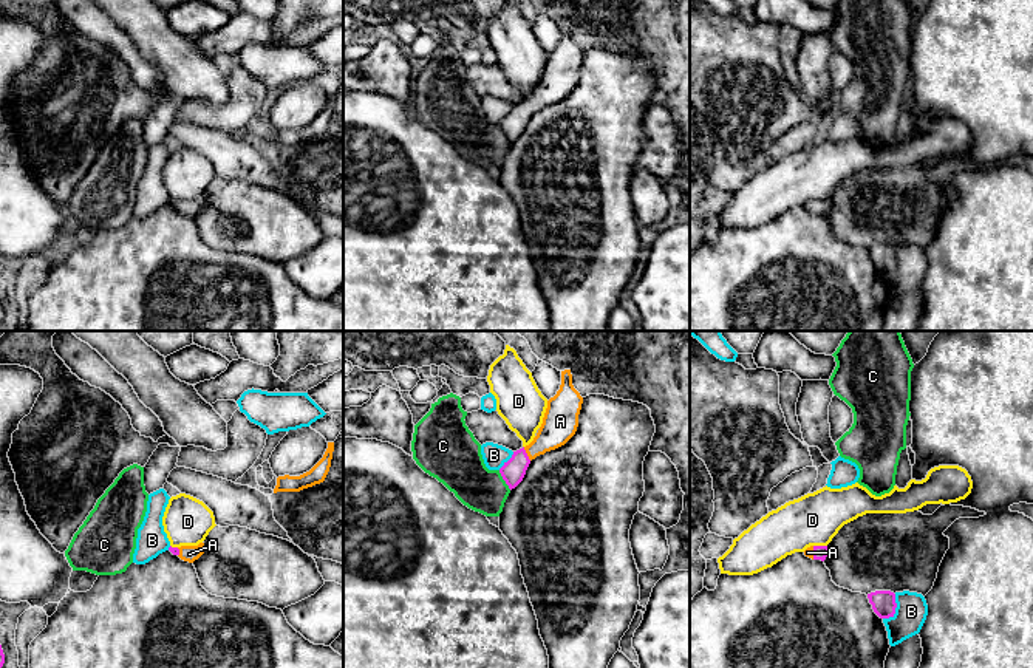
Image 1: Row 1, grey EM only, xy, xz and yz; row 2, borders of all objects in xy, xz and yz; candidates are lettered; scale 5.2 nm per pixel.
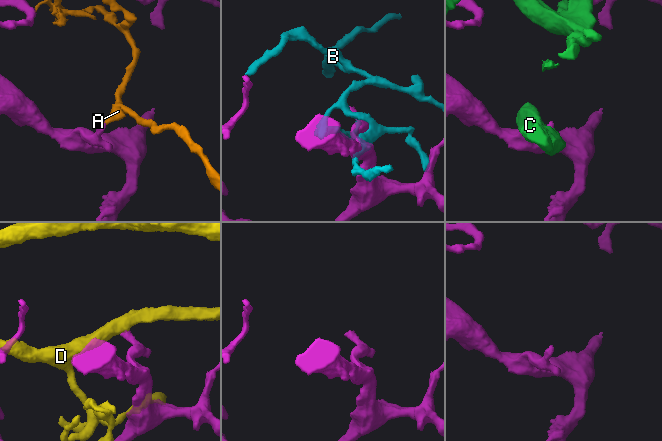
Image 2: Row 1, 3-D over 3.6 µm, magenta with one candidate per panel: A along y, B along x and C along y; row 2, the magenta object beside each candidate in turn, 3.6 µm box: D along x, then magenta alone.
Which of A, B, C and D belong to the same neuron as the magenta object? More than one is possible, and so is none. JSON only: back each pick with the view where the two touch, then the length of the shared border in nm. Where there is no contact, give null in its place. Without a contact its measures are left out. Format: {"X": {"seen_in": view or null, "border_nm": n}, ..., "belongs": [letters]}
{"A": {"seen_in": "xz", "border_nm": 80}, "belongs": ["A"]}

